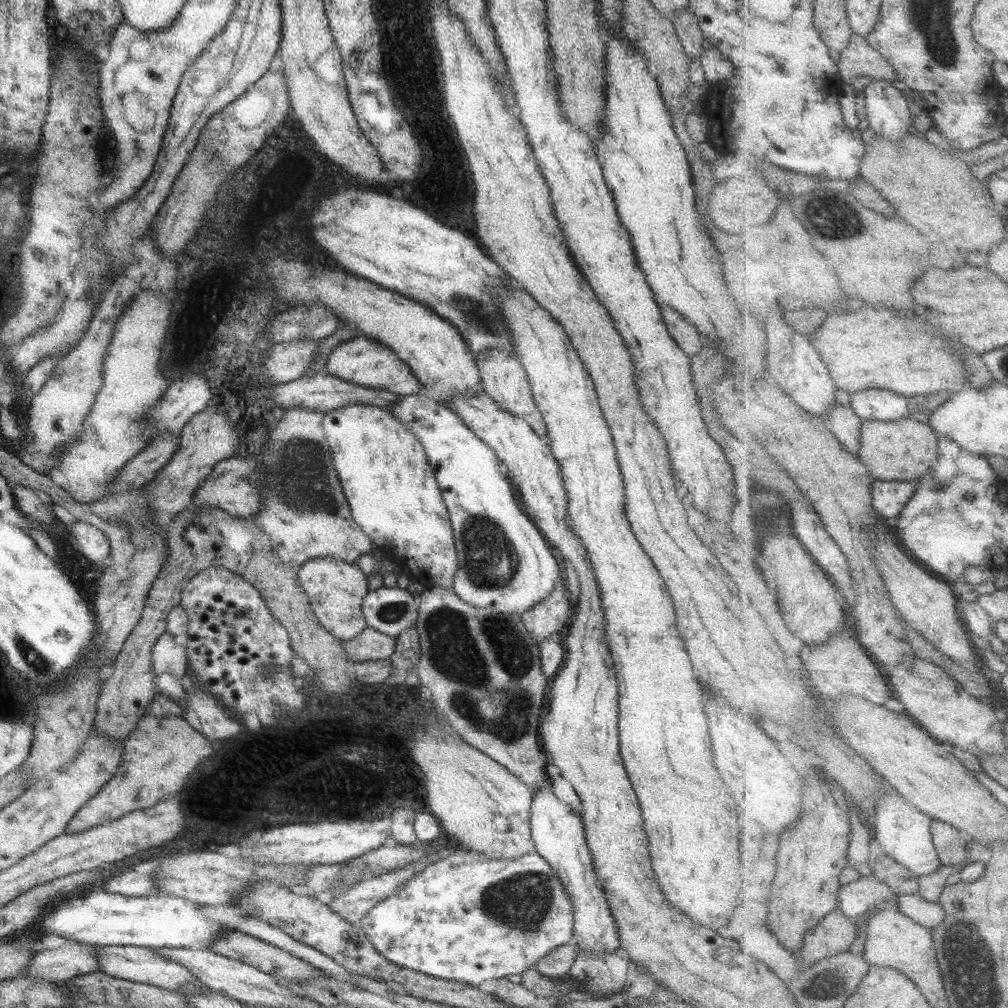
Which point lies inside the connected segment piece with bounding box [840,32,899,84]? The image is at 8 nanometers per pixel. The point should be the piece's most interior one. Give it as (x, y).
(860, 59)

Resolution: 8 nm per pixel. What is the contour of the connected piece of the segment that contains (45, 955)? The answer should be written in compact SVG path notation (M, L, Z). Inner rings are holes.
M66 939L58 948L34 953L23 974L66 982L89 972L102 971L97 960L97 952L101 948L97 944L82 944Z

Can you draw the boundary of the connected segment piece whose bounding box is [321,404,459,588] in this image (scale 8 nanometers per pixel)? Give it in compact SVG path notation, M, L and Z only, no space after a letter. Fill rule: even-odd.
M352 404L328 410L324 412L321 425L355 523L377 548L384 550L384 556L400 556L400 562L406 564L409 574L422 585L451 588L459 565L452 525L435 469L430 466L426 451L416 435L395 418L387 407L374 405Z

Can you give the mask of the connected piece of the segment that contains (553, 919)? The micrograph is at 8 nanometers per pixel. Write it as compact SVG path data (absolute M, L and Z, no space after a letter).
M458 847L450 856L430 863L423 871L409 878L403 885L404 888L399 888L394 896L374 905L366 913L366 916L361 918L360 924L364 934L370 939L373 949L400 968L410 969L442 980L466 982L476 986L484 980L501 979L509 974L522 974L524 969L534 967L535 962L542 955L550 952L550 949L554 950L558 946L570 943L574 938L573 902L564 890L564 886L560 884L560 878L556 876L552 865L536 852L525 854L520 858L496 860L478 852L470 852Z

